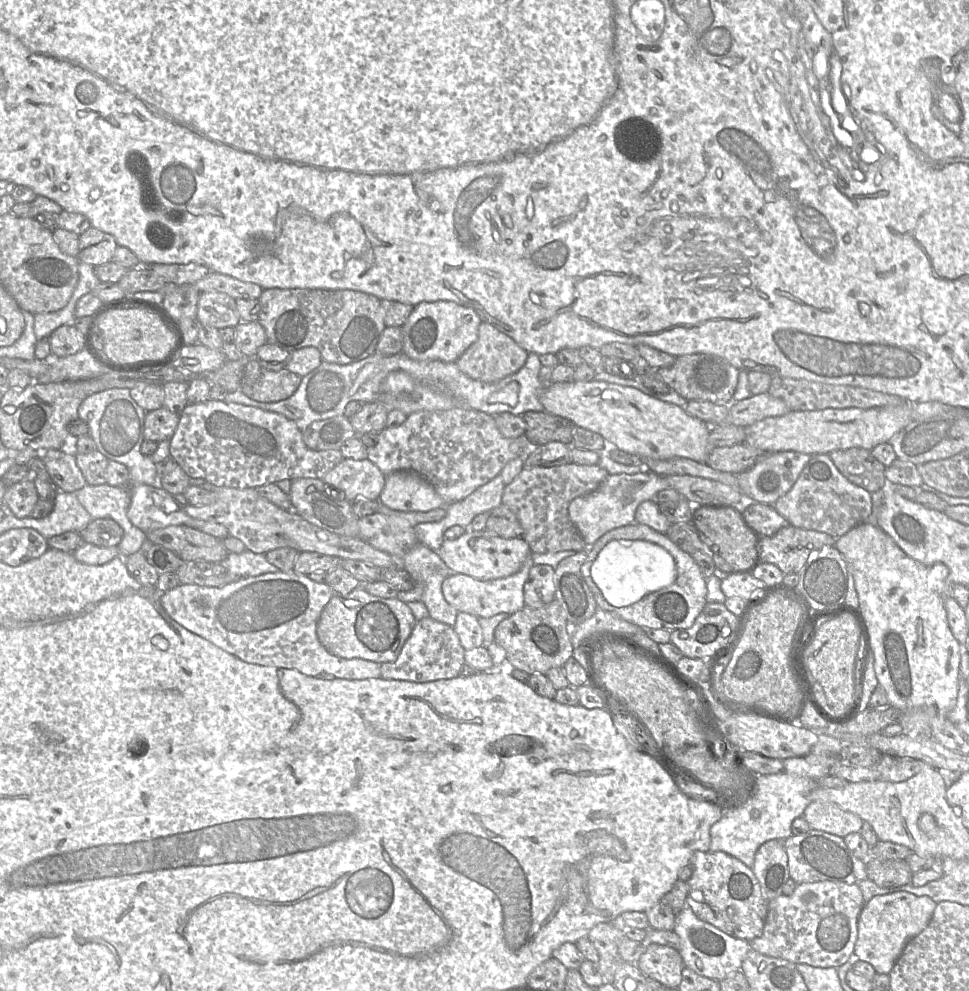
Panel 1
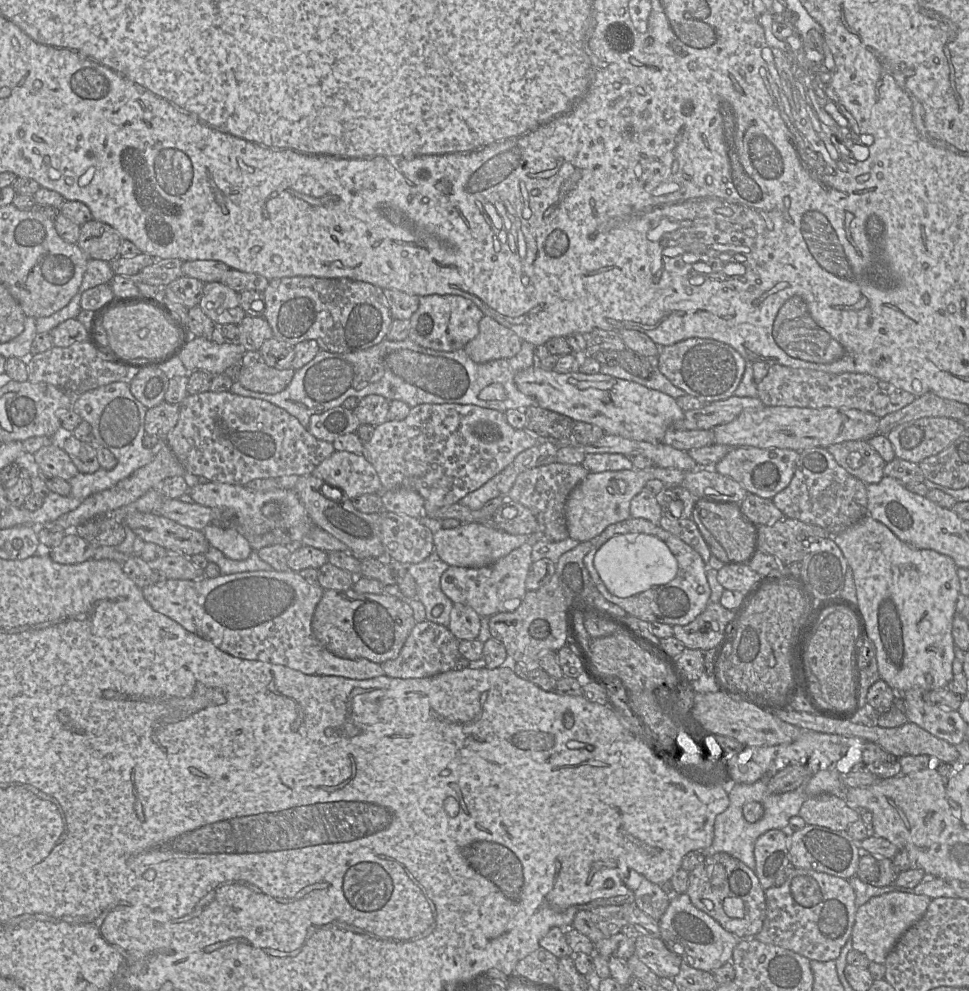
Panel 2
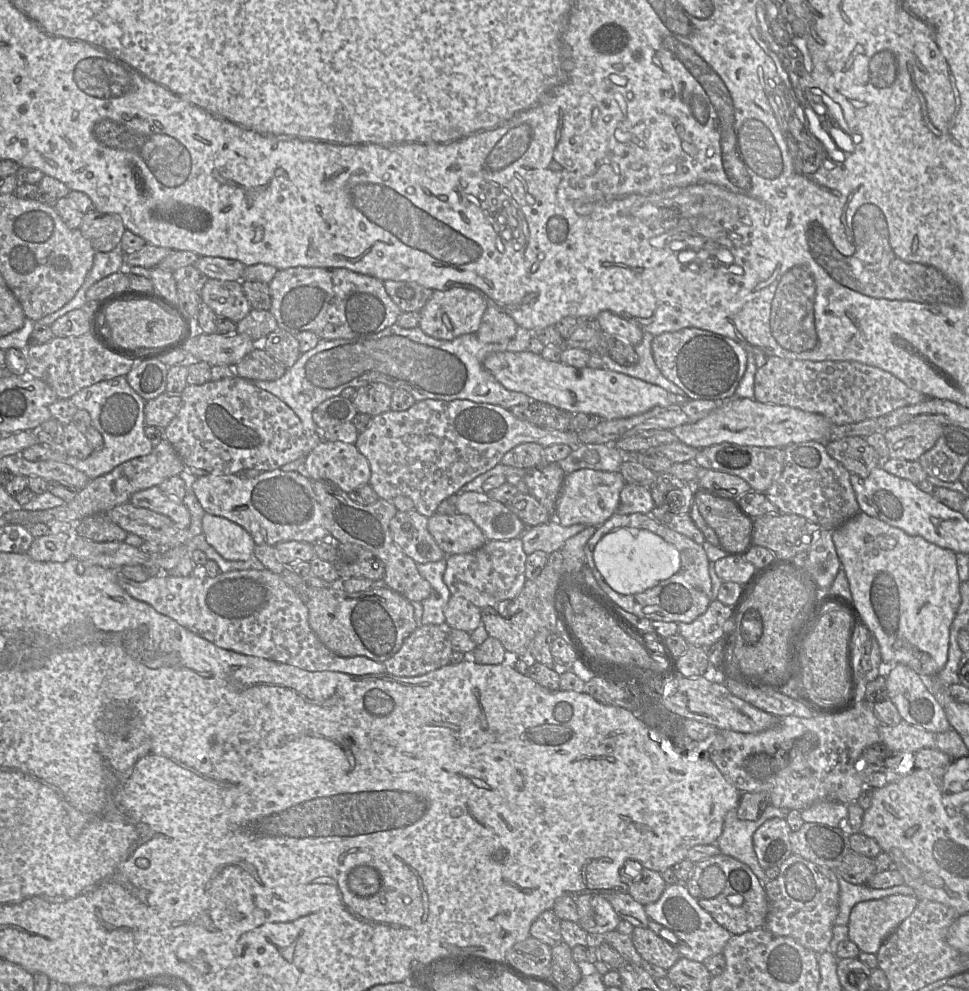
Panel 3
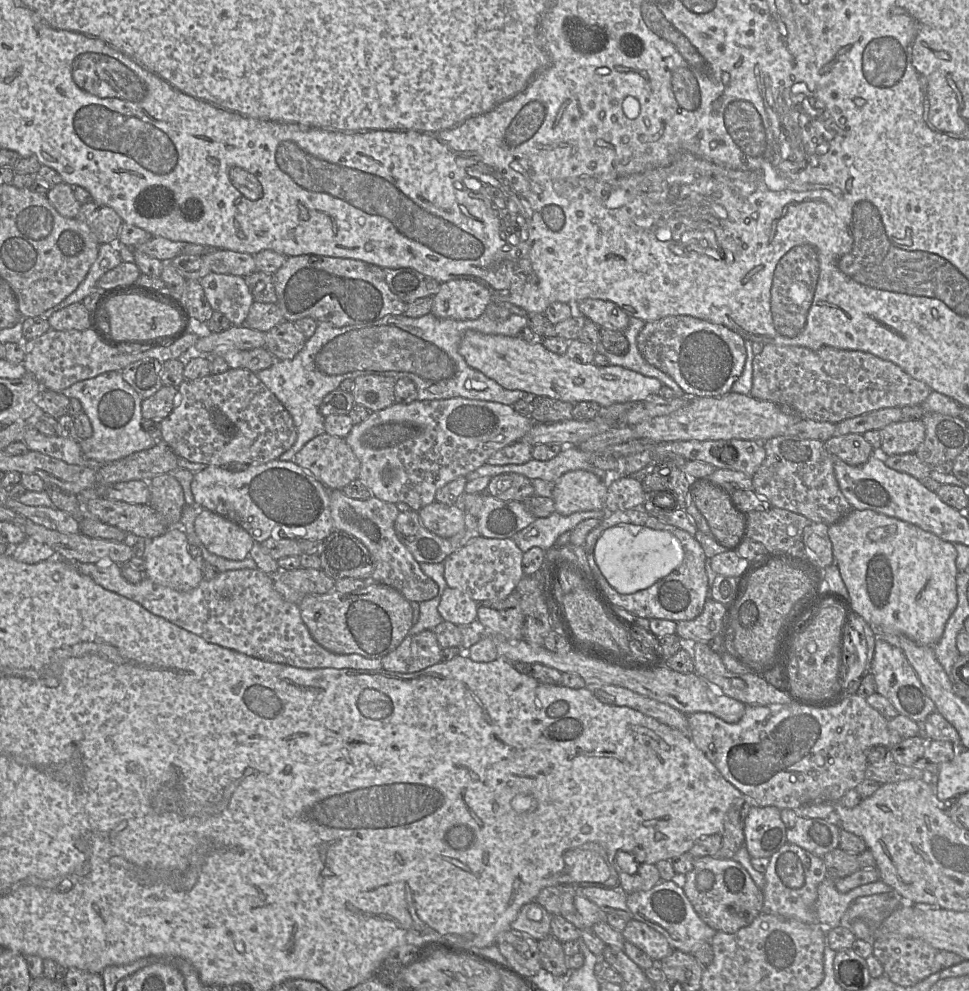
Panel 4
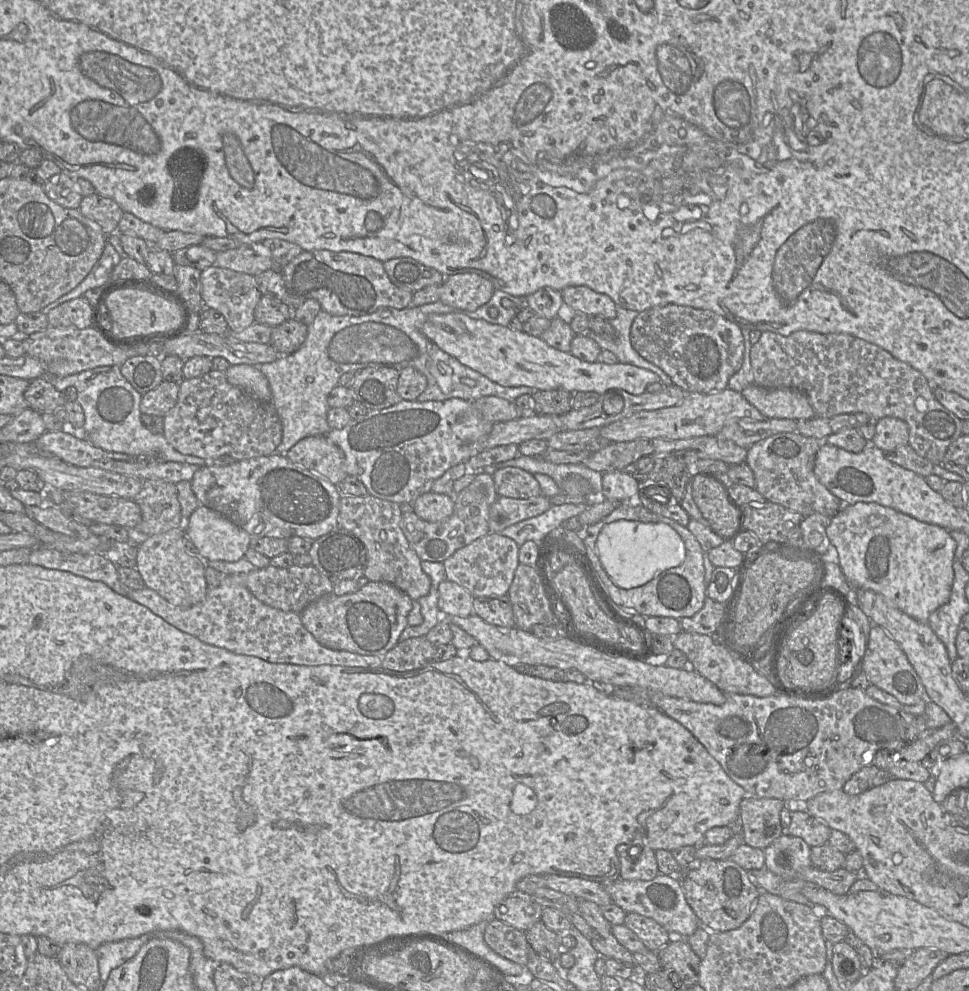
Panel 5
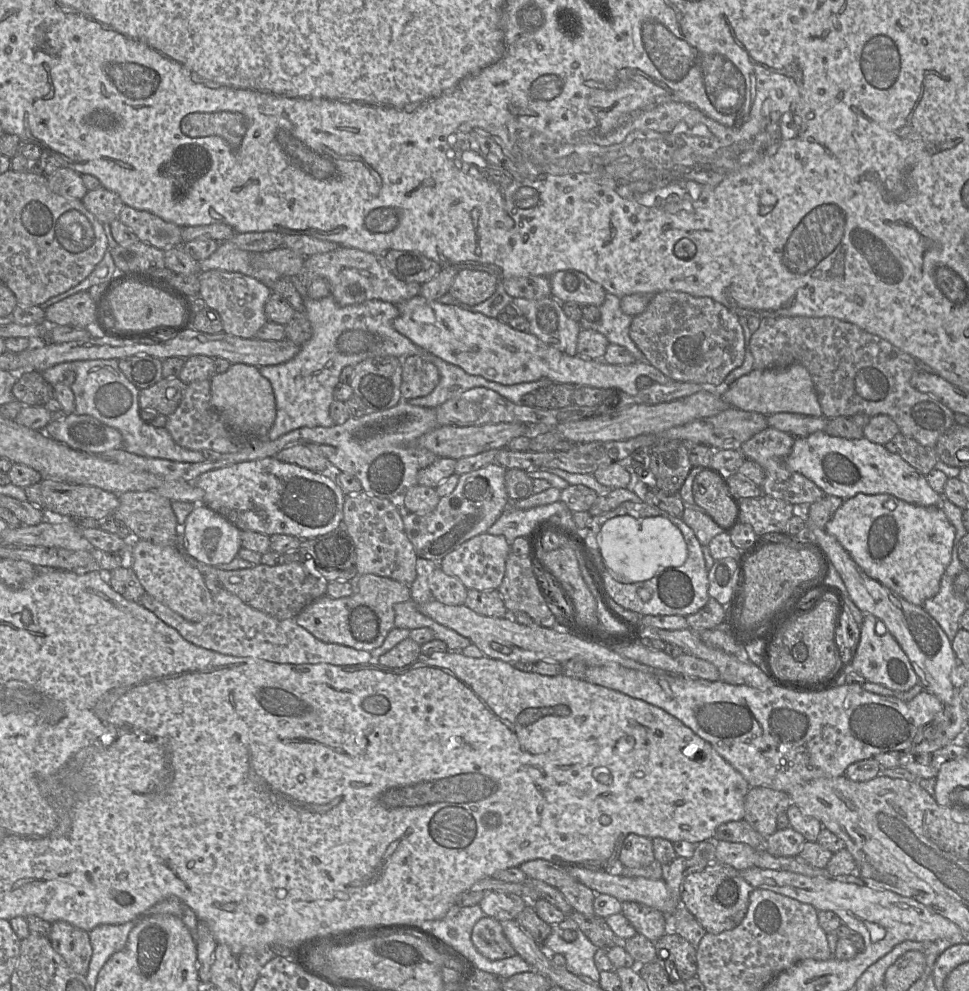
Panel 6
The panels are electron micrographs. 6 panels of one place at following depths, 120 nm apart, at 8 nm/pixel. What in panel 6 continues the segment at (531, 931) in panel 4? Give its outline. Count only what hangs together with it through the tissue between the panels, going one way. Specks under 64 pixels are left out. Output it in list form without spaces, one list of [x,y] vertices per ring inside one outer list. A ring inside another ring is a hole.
[[[493,892],[484,897],[479,906],[486,916],[501,922],[515,920],[528,903],[515,894]]]

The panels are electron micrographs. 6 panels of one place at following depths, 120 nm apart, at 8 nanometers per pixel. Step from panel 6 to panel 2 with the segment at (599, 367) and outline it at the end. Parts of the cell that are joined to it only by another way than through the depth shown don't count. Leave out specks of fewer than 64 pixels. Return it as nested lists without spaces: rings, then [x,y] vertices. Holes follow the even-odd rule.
[[[537,364],[519,371],[514,377],[517,389],[532,397],[540,407],[565,415],[574,422],[586,422],[602,428],[605,433],[624,438],[662,443],[666,432],[684,417],[684,411],[673,397],[641,384],[618,379],[604,374],[584,374],[581,372],[558,373],[554,370],[544,370]]]

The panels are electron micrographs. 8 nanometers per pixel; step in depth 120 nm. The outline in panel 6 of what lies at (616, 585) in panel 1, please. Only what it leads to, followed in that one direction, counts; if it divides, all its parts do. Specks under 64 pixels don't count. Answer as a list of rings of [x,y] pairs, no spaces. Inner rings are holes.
[[[629,515],[607,520],[597,535],[597,543],[605,566],[612,578],[621,583],[651,579],[659,571],[678,567],[687,559],[687,545],[681,531],[661,516],[634,518]]]

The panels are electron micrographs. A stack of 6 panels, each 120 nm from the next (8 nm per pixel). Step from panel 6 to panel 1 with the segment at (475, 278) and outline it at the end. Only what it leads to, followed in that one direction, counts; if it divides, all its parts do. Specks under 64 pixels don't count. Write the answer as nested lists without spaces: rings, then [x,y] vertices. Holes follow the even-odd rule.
[[[452,301],[421,302],[414,307],[402,325],[402,351],[414,360],[456,362],[478,339],[482,319],[471,307]]]

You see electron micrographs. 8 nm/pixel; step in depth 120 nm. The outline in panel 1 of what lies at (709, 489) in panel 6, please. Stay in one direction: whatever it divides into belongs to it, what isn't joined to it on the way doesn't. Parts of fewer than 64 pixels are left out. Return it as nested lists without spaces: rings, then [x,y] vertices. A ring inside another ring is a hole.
[[[700,507],[695,522],[731,566],[731,572],[748,572],[756,563],[756,541],[733,509]]]

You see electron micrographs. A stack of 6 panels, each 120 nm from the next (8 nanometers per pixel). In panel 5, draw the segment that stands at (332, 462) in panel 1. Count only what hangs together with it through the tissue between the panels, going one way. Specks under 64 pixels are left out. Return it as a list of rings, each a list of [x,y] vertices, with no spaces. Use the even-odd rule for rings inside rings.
[[[211,370],[209,373],[183,380],[179,385],[179,396],[175,407],[164,416],[164,436],[180,453],[212,460],[229,456],[247,460],[276,453],[282,441],[282,424],[274,405],[262,402],[239,387],[230,384],[225,372]]]

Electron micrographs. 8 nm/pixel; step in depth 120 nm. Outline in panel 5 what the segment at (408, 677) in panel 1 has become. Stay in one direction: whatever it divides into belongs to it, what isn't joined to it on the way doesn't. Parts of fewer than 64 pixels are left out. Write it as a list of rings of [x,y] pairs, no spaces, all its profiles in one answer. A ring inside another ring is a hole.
[[[425,636],[399,642],[382,658],[382,667],[398,672],[421,668],[433,662],[435,647]]]

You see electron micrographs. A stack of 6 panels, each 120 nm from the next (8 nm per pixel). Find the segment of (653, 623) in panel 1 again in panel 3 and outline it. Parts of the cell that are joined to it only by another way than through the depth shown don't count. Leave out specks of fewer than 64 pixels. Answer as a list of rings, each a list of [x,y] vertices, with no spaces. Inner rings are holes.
[[[614,513],[603,524],[596,527],[595,533],[591,536],[585,546],[584,554],[586,566],[591,570],[598,586],[604,592],[603,594],[610,598],[618,608],[621,608],[639,618],[647,618],[651,621],[691,623],[707,610],[712,601],[712,582],[709,576],[709,560],[703,546],[662,525],[653,519],[650,514]],[[619,528],[648,530],[660,536],[666,542],[672,544],[678,550],[680,555],[680,569],[678,572],[676,572],[670,578],[659,582],[656,586],[641,593],[622,595],[615,592],[608,586],[600,572],[597,570],[593,559],[593,551],[596,544],[603,536]]]

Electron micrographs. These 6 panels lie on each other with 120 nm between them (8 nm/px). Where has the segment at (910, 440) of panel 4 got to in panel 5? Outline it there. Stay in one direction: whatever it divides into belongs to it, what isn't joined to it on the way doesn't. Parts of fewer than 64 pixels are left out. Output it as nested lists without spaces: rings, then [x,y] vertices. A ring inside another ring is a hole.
[[[883,417],[875,423],[875,435],[871,444],[883,452],[908,444],[909,427],[907,423],[896,417]]]

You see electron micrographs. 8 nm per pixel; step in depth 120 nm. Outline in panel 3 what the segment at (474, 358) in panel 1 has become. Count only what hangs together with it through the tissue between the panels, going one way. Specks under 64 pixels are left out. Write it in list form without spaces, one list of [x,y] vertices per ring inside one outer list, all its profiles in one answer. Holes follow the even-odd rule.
[[[488,306],[482,316],[476,336],[482,343],[502,343],[512,339],[517,328],[518,326],[512,317],[493,306]]]

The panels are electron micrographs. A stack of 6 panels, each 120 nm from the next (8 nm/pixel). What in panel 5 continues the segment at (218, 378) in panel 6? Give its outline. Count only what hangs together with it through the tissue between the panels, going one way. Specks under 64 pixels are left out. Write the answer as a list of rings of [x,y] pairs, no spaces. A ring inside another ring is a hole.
[[[247,364],[231,365],[225,375],[230,384],[262,402],[272,403],[269,382],[258,367]]]

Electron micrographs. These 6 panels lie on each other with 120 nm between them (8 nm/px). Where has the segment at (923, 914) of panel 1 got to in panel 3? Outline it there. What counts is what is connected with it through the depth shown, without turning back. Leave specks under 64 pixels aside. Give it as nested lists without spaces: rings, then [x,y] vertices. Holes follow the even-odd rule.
[[[890,895],[857,903],[851,910],[848,936],[860,951],[876,955],[887,937],[909,917],[919,900],[914,895]]]

